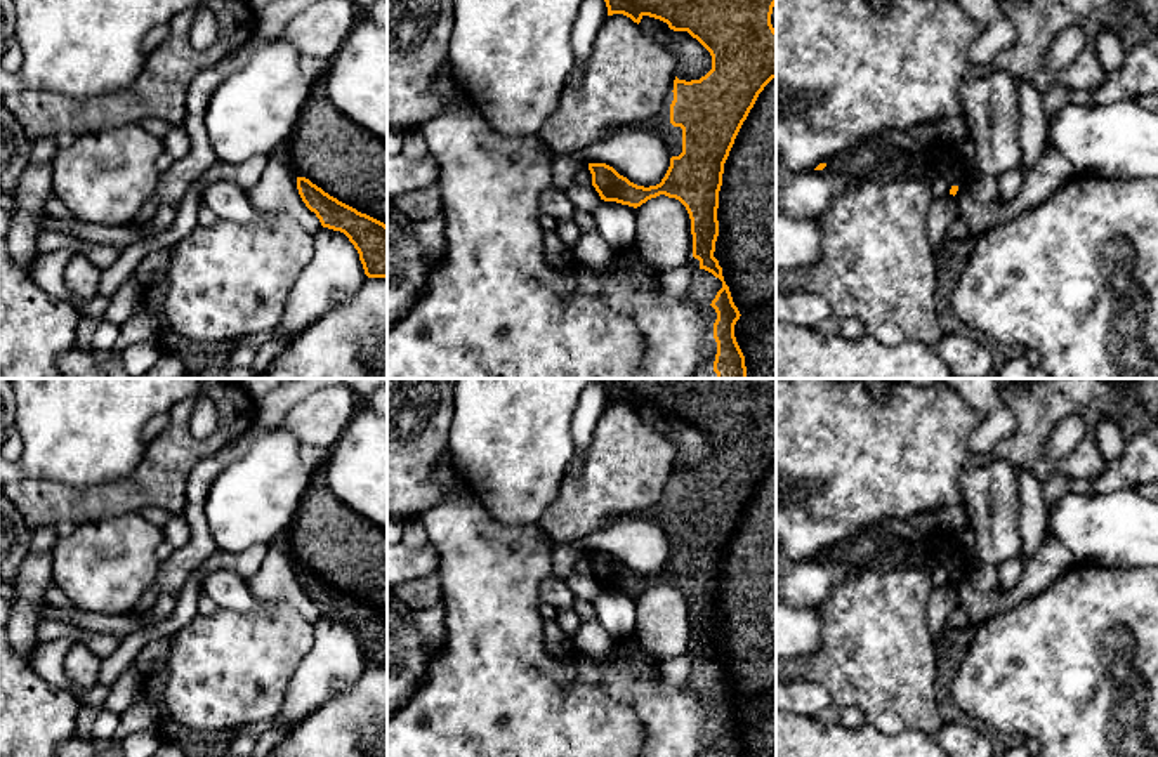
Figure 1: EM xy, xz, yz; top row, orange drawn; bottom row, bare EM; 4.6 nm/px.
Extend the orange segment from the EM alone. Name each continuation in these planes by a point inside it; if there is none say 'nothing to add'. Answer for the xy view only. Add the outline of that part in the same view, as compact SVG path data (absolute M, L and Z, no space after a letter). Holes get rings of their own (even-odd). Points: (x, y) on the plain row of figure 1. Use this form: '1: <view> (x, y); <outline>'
nothing to add

